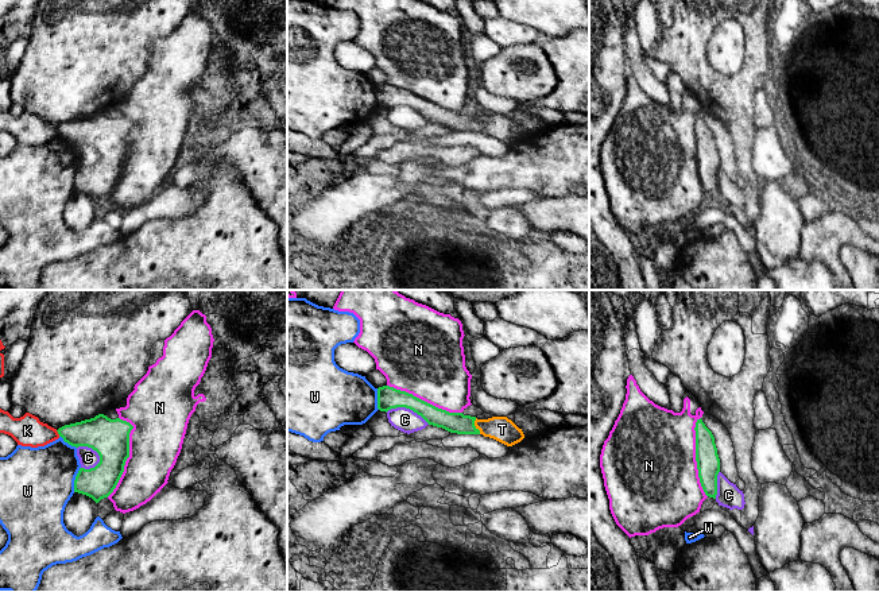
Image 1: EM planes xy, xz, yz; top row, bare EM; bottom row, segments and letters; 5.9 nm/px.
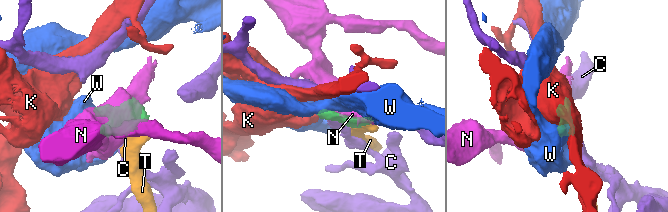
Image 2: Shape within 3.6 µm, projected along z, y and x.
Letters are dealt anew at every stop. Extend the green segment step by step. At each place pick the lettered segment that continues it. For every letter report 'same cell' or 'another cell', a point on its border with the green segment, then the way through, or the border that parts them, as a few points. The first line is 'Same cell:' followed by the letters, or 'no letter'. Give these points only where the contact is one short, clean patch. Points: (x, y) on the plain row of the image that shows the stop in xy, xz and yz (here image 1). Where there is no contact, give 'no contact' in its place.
Same cell: T
C: another cell; meets green in xy at (92, 146); border along xy (77, 144), (91, 144), (97, 151), (100, 159)
K: another cell; meets green in xy at (58, 131); border along xy (55, 128), (59, 134)
N: another cell; meets green in xy at (128, 153)
T: same cell; meets green in xz at (475, 124); runs through xz (455, 120), (475, 124), (502, 127)
W: another cell; meets green in xy at (76, 177); border along xy (80, 165), (73, 189)

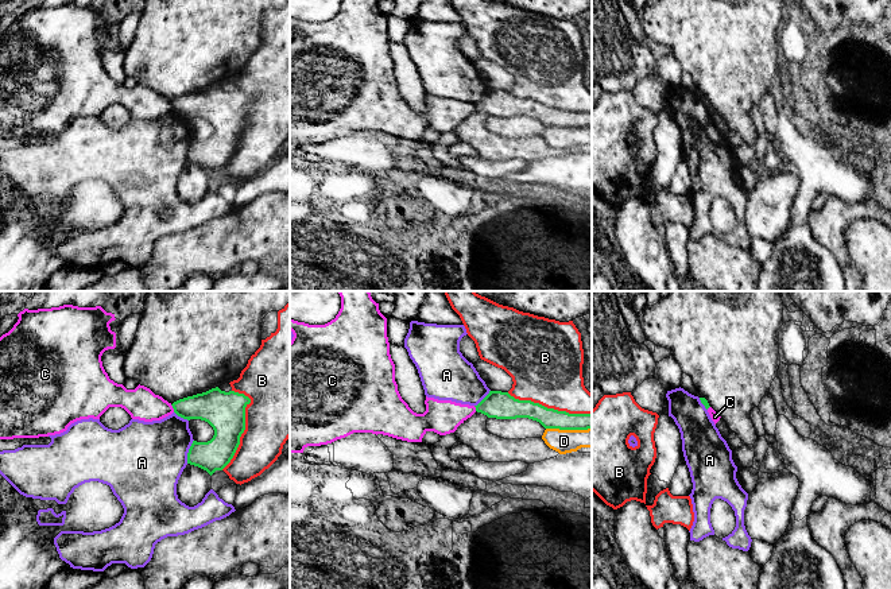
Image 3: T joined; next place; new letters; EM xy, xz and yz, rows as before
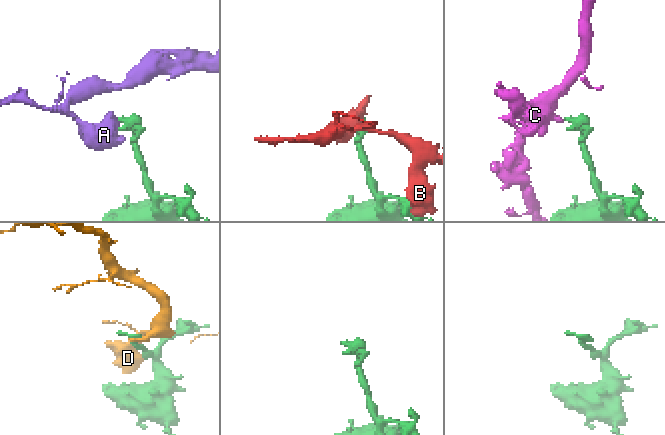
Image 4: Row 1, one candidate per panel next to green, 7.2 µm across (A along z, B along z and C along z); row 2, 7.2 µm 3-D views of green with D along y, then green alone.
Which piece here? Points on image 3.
Same cell: no letter
A: another cell; meets green in xy at (189, 150); border along xy (193, 138), (186, 161)
B: another cell; meets green in xy at (244, 124)
C: another cell; meets green in xy at (173, 105); border along xy (170, 103), (174, 109)
D: another cell; meets green in xz at (569, 127)

